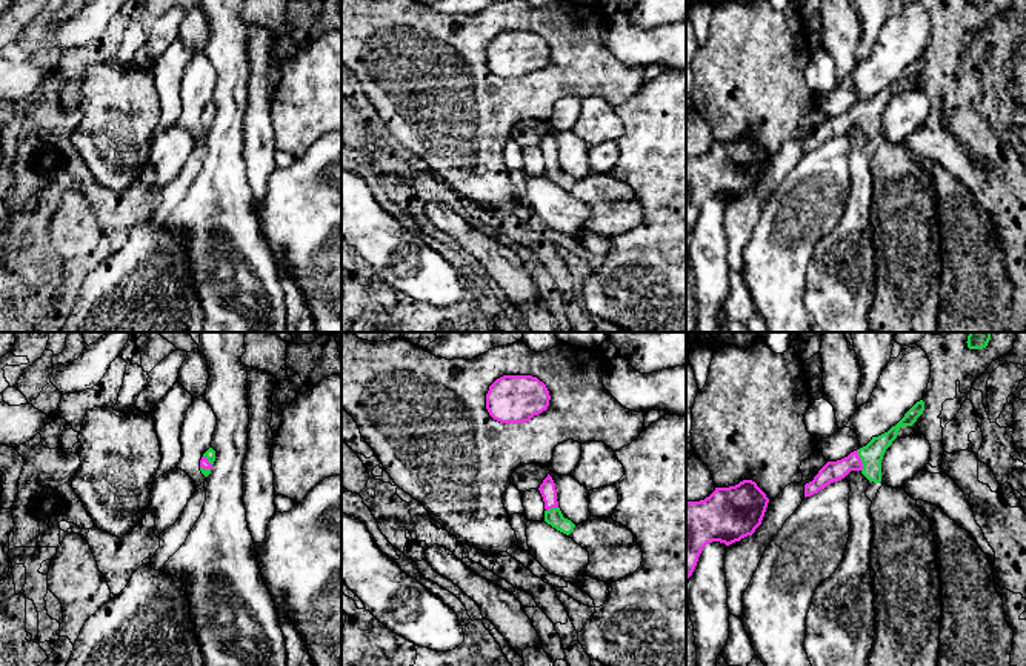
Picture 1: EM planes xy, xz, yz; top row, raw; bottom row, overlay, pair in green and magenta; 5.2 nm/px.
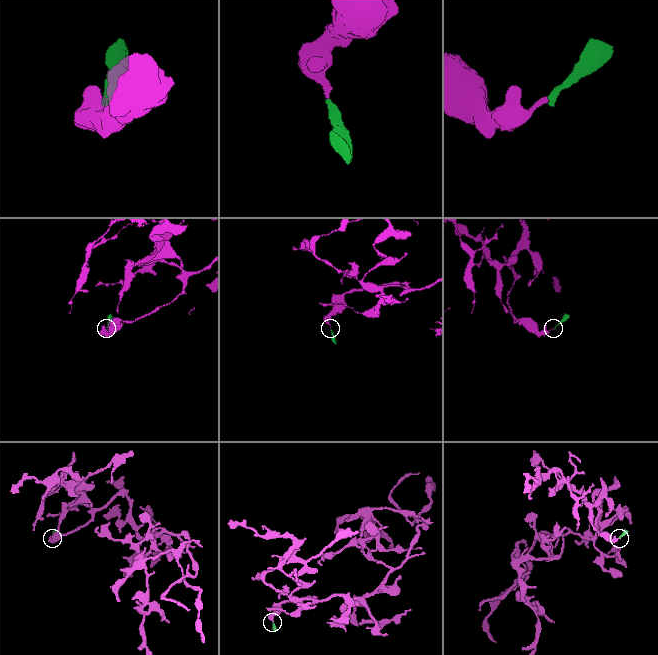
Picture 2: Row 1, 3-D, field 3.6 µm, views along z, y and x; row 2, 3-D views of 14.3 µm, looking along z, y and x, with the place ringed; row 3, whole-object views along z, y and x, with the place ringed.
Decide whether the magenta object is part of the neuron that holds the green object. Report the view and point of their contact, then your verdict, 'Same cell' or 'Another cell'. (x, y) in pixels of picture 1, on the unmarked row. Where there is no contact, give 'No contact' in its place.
Touches green at yz (862, 116). Same cell

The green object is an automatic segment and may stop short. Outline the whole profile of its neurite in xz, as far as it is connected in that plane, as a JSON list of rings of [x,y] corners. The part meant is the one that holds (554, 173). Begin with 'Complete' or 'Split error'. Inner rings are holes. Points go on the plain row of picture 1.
Split error. [[[549,129],[540,140],[538,146],[545,157],[545,177],[557,186],[569,191],[574,186],[575,180],[563,172],[557,157],[555,138]]]

